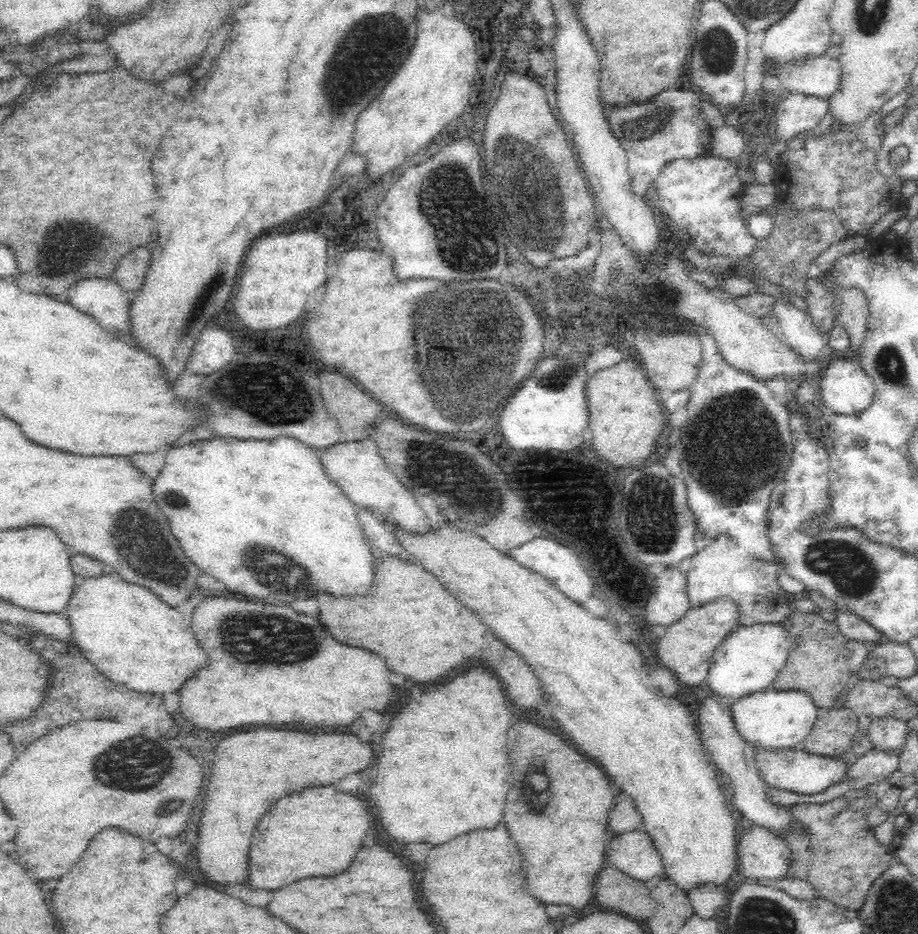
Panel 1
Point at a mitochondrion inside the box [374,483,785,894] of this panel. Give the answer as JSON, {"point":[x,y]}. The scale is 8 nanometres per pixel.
{"point":[538,783]}

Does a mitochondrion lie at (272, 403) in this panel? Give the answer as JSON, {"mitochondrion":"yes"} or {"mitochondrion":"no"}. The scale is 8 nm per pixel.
{"mitochondrion":"yes"}

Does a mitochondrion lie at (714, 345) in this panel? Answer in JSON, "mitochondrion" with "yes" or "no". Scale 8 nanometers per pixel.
{"mitochondrion":"no"}

